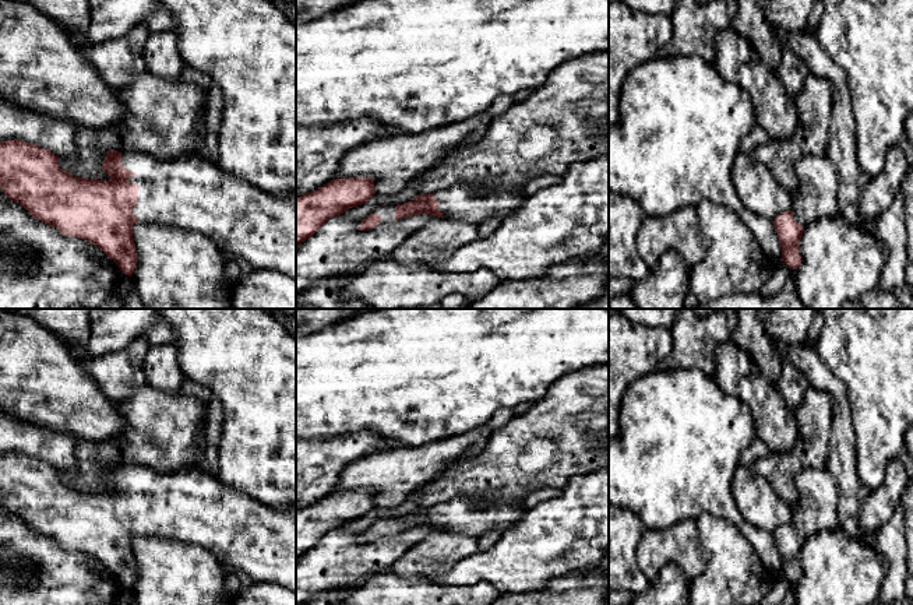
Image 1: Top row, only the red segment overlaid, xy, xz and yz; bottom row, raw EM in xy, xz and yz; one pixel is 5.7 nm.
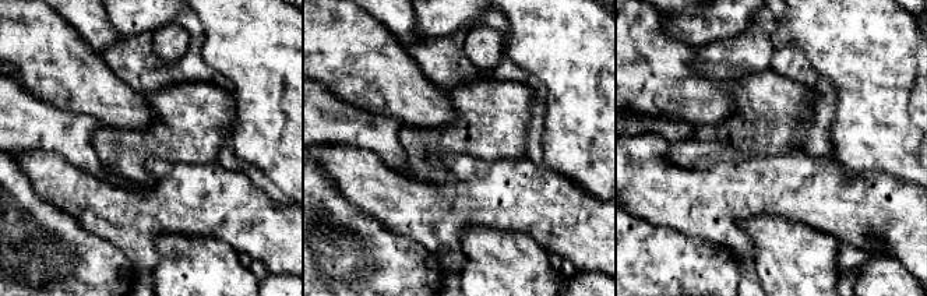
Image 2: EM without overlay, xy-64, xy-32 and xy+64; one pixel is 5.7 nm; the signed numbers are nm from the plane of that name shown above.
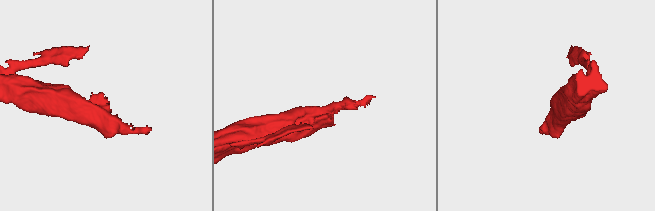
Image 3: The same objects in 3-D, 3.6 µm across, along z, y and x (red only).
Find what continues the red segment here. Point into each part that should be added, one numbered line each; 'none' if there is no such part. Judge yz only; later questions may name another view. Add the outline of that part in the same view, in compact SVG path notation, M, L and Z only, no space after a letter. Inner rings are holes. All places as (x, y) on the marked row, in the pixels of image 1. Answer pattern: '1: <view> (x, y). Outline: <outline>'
1: yz (815, 197). Outline: M807 155L794 165L799 186L793 193L789 211L800 226L829 217L840 215L838 190L839 175L826 155Z

